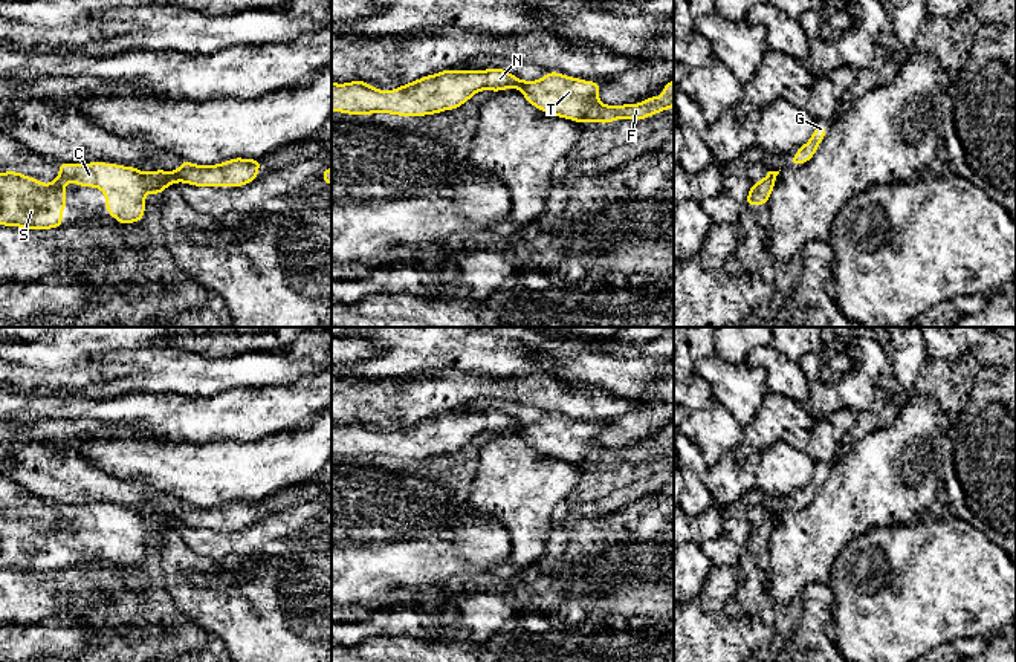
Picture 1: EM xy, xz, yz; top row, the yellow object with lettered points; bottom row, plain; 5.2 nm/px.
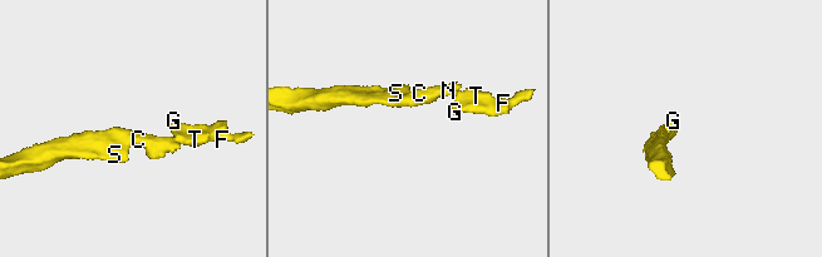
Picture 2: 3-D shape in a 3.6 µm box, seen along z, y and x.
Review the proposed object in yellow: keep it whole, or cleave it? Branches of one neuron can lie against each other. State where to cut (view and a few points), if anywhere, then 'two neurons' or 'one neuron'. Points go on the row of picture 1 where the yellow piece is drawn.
cut in xy along (171, 173), (179, 181); two neurons

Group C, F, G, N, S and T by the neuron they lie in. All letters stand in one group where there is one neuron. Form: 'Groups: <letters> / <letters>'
Groups: C N S / F G T

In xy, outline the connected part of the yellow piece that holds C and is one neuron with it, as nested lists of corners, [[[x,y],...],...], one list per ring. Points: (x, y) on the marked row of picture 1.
[[[60,162],[58,177],[41,183],[18,171],[0,173],[0,225],[23,229],[53,229],[63,226],[67,203],[66,182],[95,187],[105,194],[105,209],[118,223],[136,223],[145,216],[145,196],[162,196],[171,183],[179,183],[171,171],[141,171],[107,162]]]

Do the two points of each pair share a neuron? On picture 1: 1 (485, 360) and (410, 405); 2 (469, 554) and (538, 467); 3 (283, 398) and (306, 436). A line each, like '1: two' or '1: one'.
1: two
2: two
3: two

